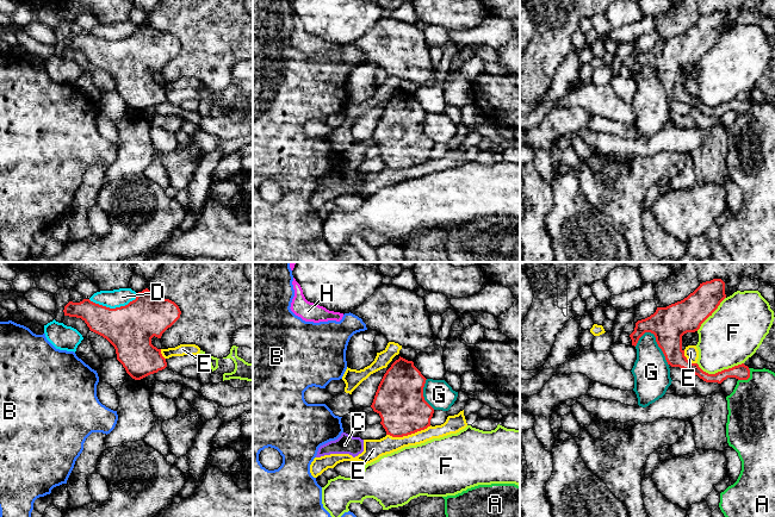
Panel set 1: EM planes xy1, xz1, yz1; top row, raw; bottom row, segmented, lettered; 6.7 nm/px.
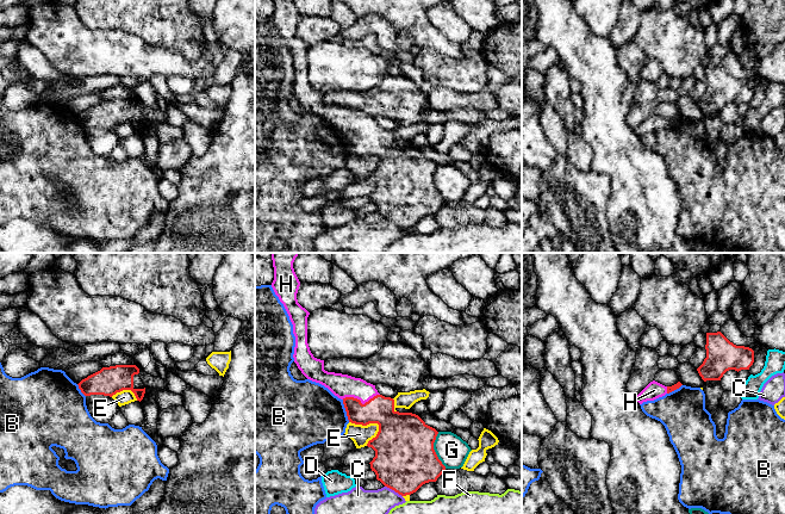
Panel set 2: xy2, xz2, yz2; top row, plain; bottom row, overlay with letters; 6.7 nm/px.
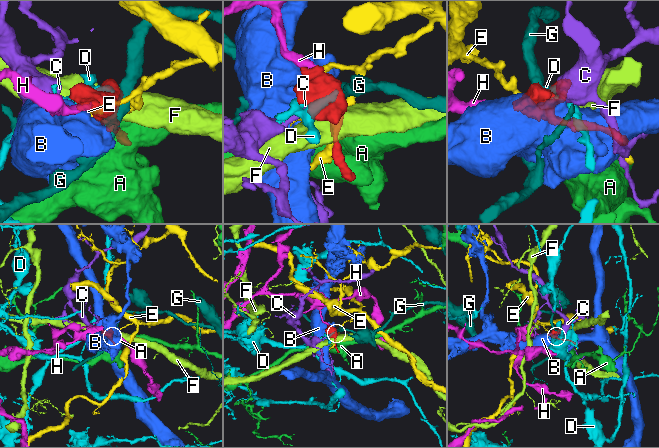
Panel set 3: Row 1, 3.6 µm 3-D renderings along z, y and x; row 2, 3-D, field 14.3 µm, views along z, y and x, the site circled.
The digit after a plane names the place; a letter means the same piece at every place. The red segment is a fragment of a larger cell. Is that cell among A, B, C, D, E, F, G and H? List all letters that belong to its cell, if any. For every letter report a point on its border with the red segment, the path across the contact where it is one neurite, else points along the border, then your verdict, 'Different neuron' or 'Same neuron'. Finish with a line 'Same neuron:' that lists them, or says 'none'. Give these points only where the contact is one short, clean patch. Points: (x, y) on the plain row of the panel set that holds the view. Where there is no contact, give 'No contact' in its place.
A: Touches red at yz1 (748, 111). Boundary: yz1 (749, 101), (749, 110), (738, 113). Different neuron
B: Touches red at xz2 (346, 143). Boundary: xz2 (342, 132), (349, 154). Different neuron
C: Touches red at xz2 (393, 222). Boundary: xz2 (385, 218), (402, 229). Different neuron
D: Touches red at xy1 (113, 42). Different neuron
E: Touches red at xz2 (367, 156). Different neuron
F: Touches red at yz1 (719, 105). Different neuron
G: Touches red at yz1 (658, 79). Different neuron
H: Touches red at xz2 (360, 134). Path across: xz2 (380, 142), (365, 138), (360, 134), (342, 118). Same neuron
Same neuron: H

